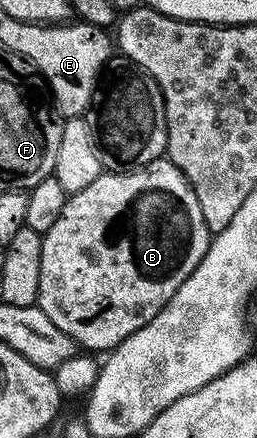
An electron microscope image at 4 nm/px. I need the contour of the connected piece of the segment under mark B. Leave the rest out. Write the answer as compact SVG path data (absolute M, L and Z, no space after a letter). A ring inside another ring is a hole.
M161 158L133 172L104 172L86 190L71 193L64 201L62 214L40 241L42 270L38 270L36 304L81 349L107 354L128 335L146 326L174 298L178 286L202 262L210 233L190 182L171 160Z

